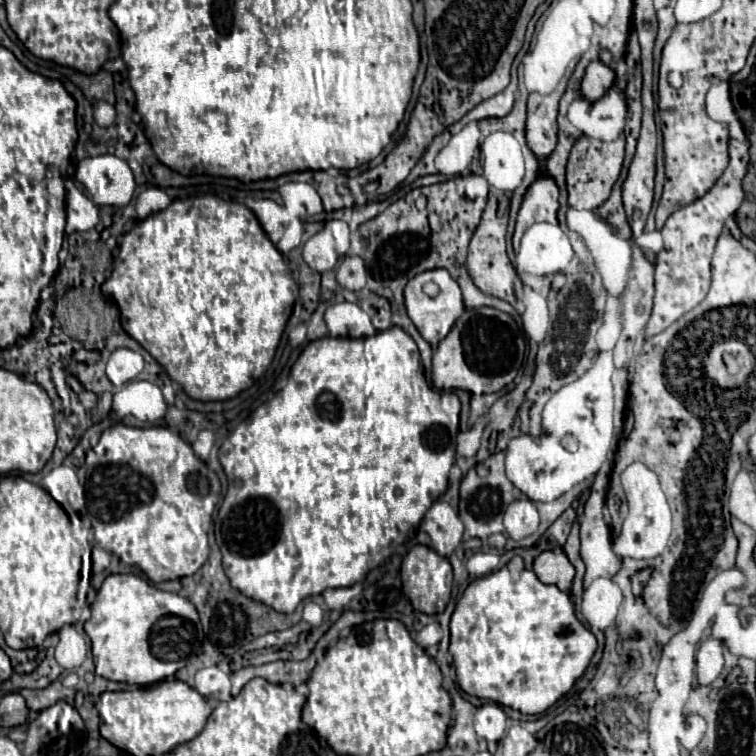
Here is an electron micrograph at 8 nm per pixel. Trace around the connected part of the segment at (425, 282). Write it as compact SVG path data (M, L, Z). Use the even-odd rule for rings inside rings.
M441 268L421 272L407 282L407 286L405 286L405 308L407 308L407 316L411 318L411 322L419 330L419 334L431 344L433 350L437 348L441 338L445 338L445 334L449 334L451 326L455 324L455 320L465 310L459 284L451 278L451 274L447 270L441 270ZM427 286L433 286L433 292L427 290Z

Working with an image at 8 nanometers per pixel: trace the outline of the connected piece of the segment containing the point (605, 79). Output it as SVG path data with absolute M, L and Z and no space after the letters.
M593 60L589 66L587 66L587 72L583 76L583 82L581 82L581 94L585 100L589 102L595 102L599 100L601 96L605 96L605 92L613 86L615 82L615 74L613 70L603 64L601 60Z

